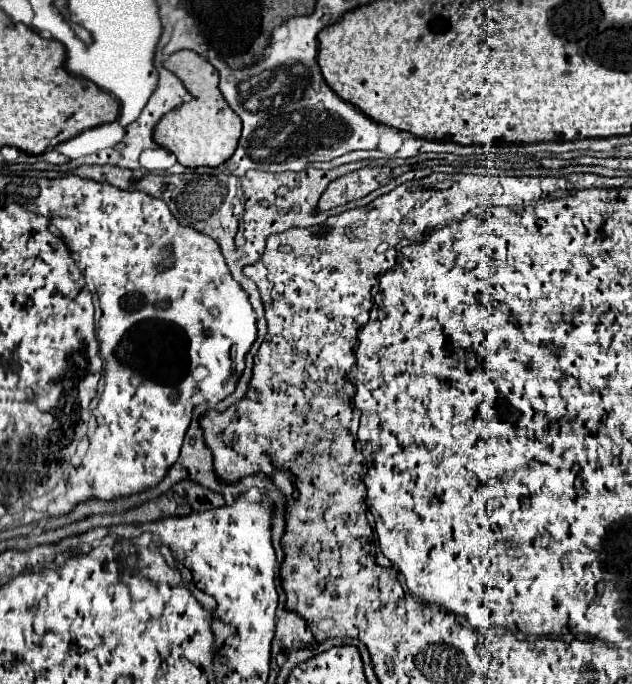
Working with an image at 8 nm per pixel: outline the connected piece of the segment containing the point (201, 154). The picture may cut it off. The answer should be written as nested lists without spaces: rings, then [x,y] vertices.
[[[176,51],[166,61],[164,67],[168,67],[172,73],[176,73],[186,89],[194,95],[190,103],[184,103],[164,115],[154,131],[154,141],[174,153],[178,157],[178,163],[184,167],[218,167],[226,163],[240,141],[242,133],[242,121],[232,111],[232,107],[226,103],[224,95],[218,89],[218,71],[214,65],[210,65],[204,57],[200,57],[194,51]]]

